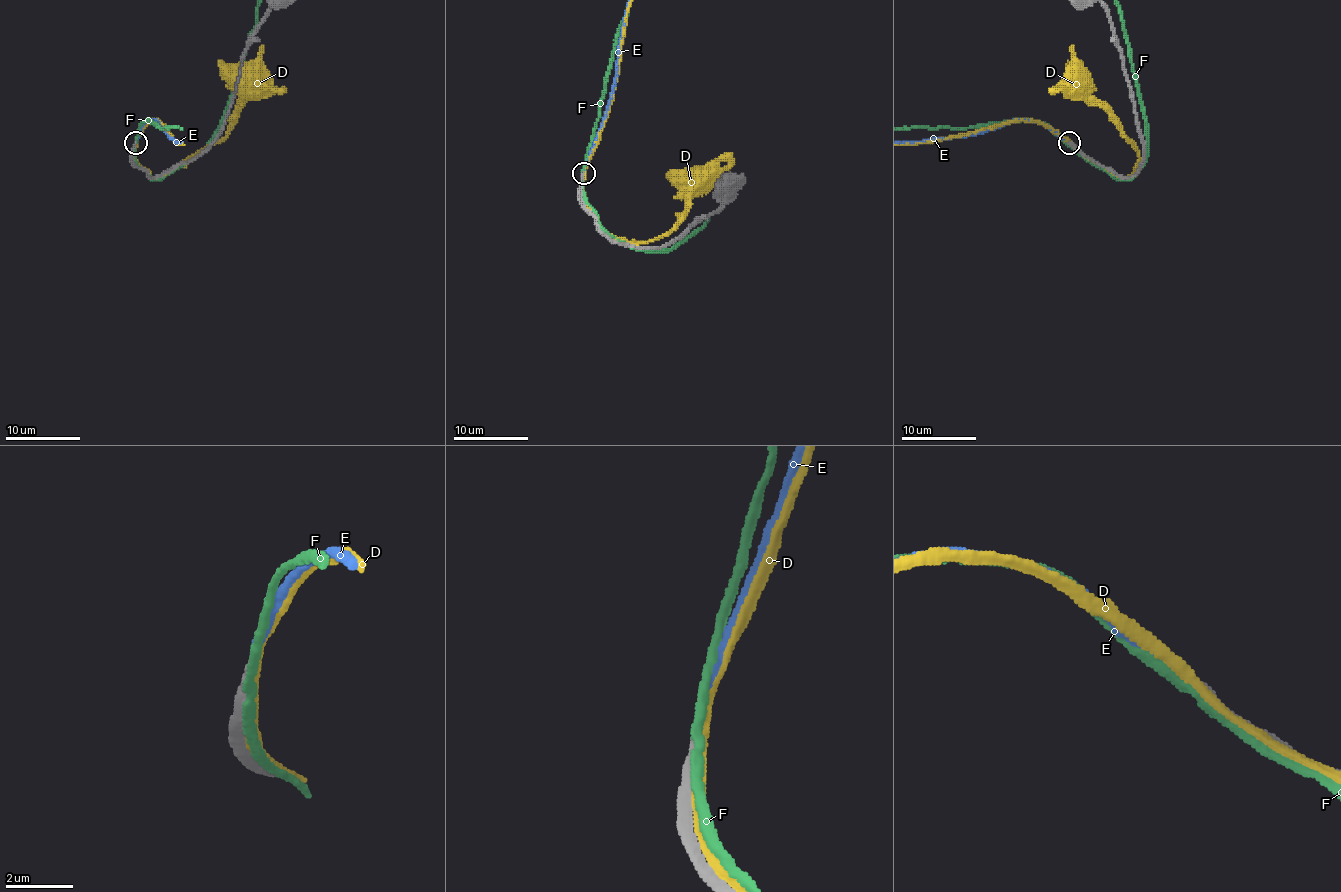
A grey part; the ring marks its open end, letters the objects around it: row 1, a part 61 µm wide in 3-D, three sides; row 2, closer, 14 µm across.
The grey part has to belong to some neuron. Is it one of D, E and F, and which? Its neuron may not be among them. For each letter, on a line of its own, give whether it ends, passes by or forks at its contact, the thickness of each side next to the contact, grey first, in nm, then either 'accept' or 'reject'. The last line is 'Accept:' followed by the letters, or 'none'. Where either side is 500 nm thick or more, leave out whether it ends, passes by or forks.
D: it passes by | 260/280 nm | reject
E: it ends | 240/240 nm | accept
F: it passes by | 260/260 nm | reject
Accept: E

